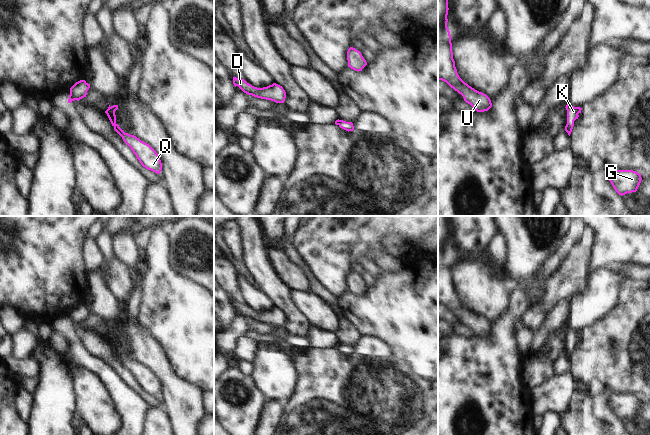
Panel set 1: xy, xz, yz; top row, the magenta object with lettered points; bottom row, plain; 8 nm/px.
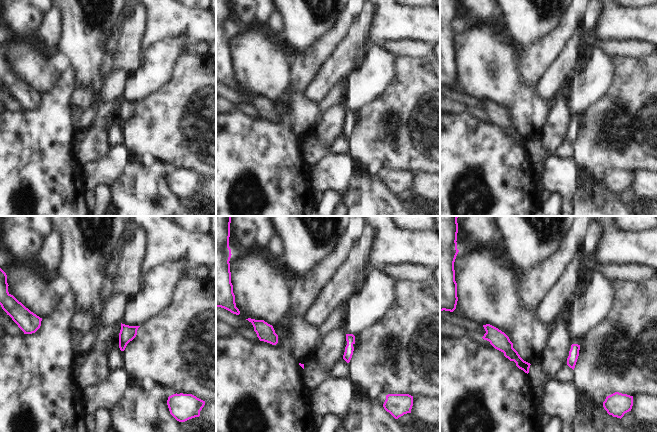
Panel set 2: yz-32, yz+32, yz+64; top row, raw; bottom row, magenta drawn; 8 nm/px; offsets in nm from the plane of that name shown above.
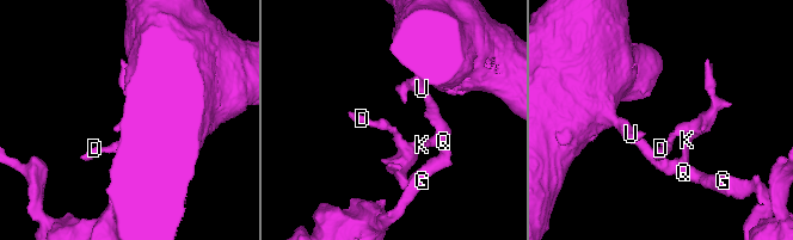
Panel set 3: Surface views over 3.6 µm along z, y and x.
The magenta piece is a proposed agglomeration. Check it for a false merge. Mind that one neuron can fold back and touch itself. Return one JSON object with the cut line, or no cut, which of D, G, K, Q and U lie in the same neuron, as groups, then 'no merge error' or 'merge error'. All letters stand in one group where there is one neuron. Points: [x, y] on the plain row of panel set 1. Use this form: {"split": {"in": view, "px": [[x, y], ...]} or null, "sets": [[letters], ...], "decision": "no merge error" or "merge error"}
{"split": null, "sets": [["D", "G", "K", "Q", "U"]], "decision": "no merge error"}

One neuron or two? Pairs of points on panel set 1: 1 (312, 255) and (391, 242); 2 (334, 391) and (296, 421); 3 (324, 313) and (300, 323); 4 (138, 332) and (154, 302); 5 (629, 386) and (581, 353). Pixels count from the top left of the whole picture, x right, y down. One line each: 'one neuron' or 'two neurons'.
1: two neurons
2: one neuron
3: two neurons
4: two neurons
5: one neuron

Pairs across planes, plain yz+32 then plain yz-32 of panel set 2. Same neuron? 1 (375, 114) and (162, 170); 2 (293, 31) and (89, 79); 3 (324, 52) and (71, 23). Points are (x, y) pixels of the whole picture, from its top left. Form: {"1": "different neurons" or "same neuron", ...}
{"1": "different neurons", "2": "same neuron", "3": "different neurons"}

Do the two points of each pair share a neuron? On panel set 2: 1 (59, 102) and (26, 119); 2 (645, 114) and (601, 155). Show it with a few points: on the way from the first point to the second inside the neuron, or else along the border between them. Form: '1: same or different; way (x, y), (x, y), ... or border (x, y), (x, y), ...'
1: same; way (51, 110), (42, 119), (34, 119)
2: same; way (634, 123), (612, 144)

